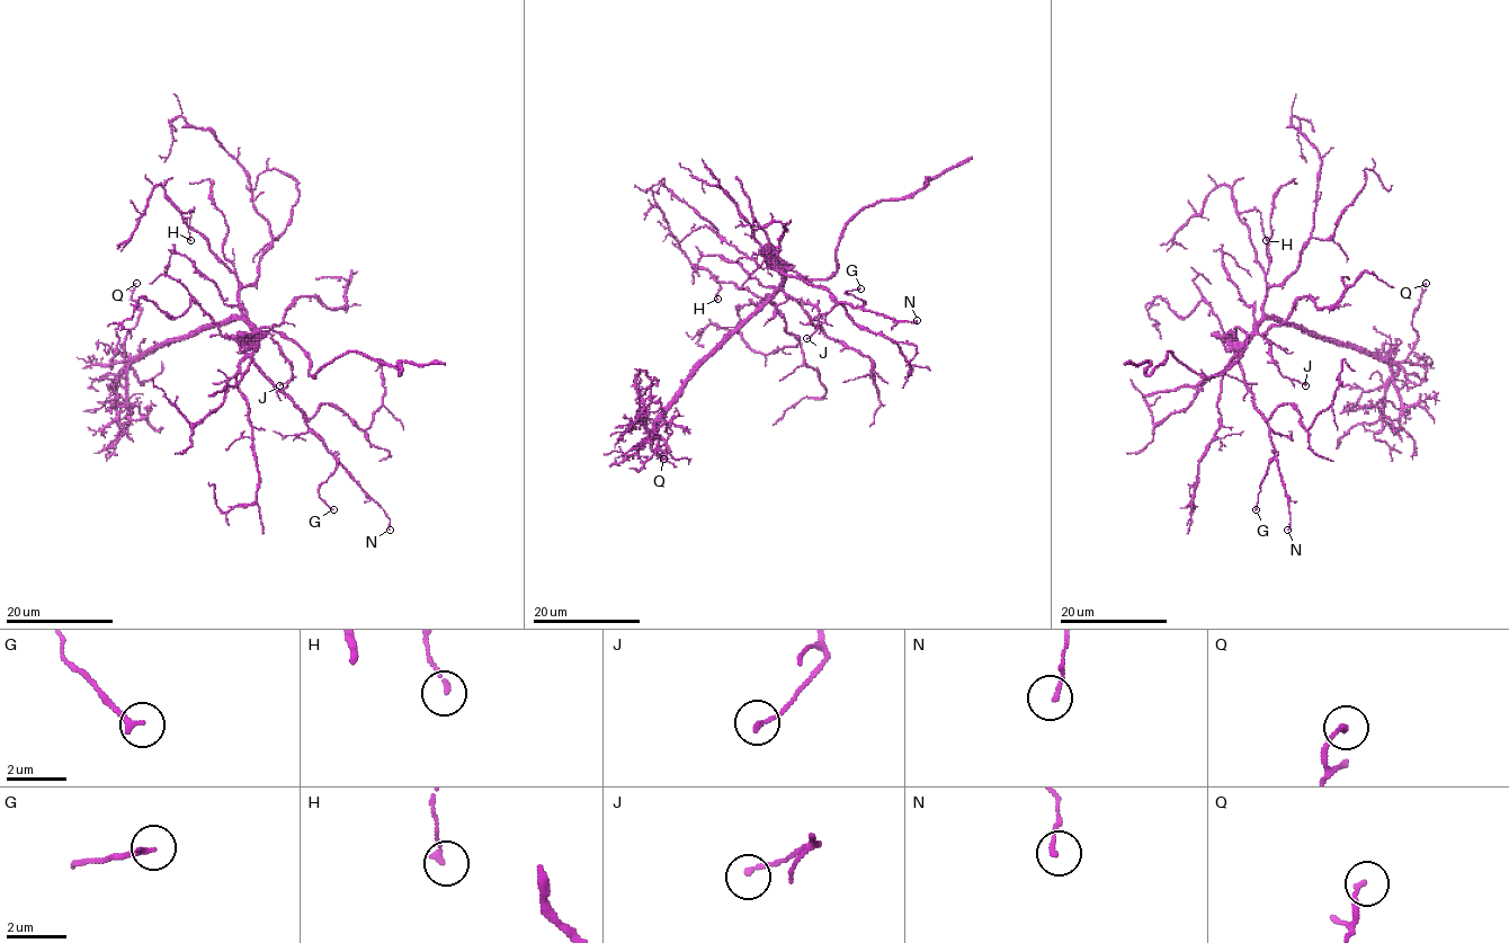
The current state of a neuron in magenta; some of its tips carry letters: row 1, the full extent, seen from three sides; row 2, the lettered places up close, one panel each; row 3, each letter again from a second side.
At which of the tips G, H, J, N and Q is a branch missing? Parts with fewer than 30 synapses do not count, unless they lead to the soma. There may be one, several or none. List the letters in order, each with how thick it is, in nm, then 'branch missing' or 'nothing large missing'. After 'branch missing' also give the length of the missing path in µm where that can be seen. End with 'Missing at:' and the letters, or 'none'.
G: calibre 190 nm; nothing large missing
H: calibre 170 nm; nothing large missing
J: calibre 160 nm; nothing large missing
N: calibre 120 nm; nothing large missing
Q: calibre 150 nm; nothing large missing
Missing at: none

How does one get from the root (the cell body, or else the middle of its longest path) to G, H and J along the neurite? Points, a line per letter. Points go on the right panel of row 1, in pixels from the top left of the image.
G: (1260, 322), (1238, 356), (1252, 406), (1267, 425), (1274, 447), (1256, 509)
H: (1260, 322), (1266, 273), (1257, 259), (1249, 228), (1239, 215), (1257, 210), (1266, 240)
J: (1260, 322), (1257, 330), (1266, 332), (1278, 371), (1305, 385)

